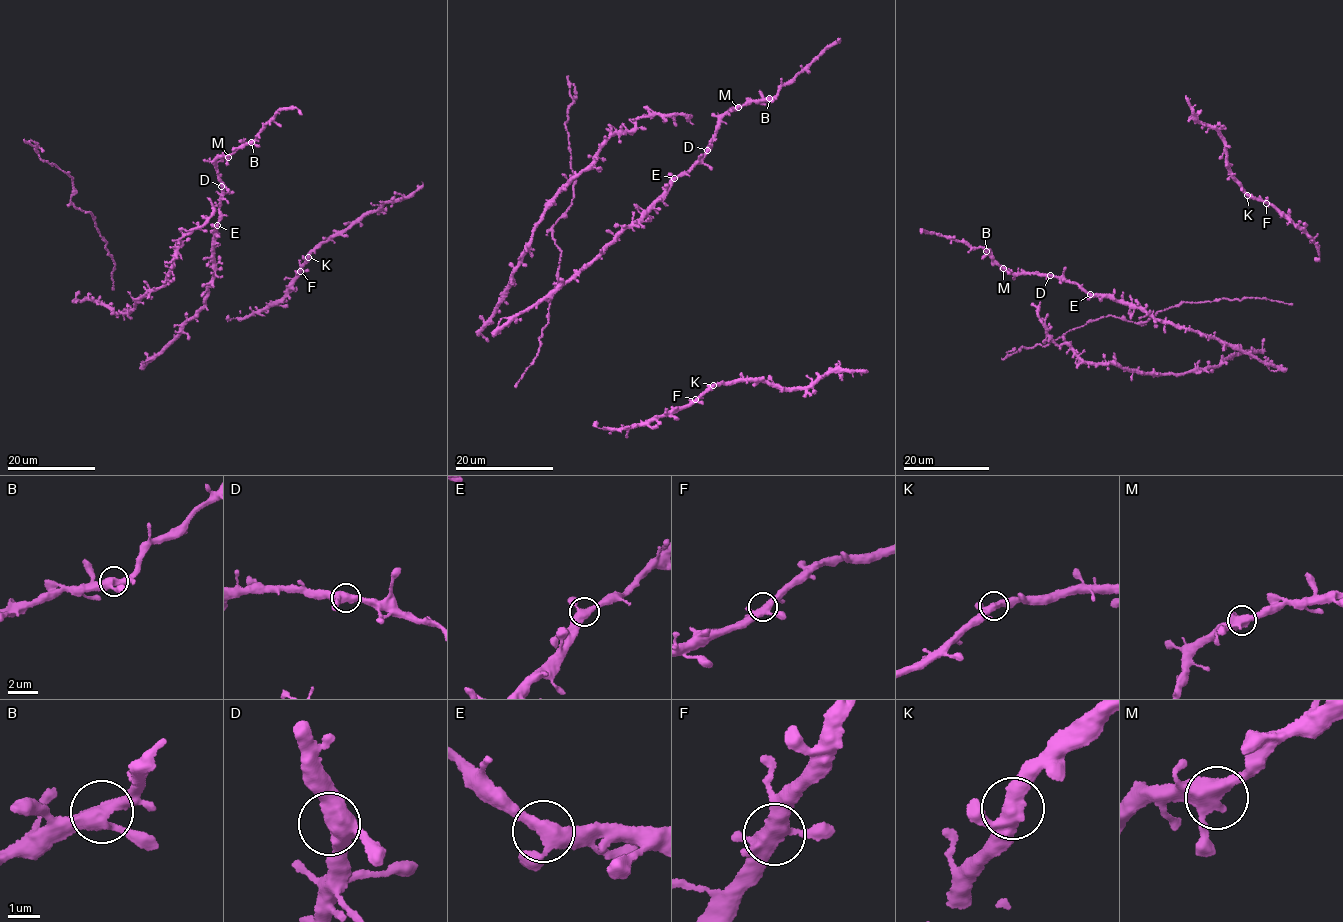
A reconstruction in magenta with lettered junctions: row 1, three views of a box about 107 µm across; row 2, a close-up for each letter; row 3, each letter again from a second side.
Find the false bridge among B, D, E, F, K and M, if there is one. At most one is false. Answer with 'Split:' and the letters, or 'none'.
Split: none

